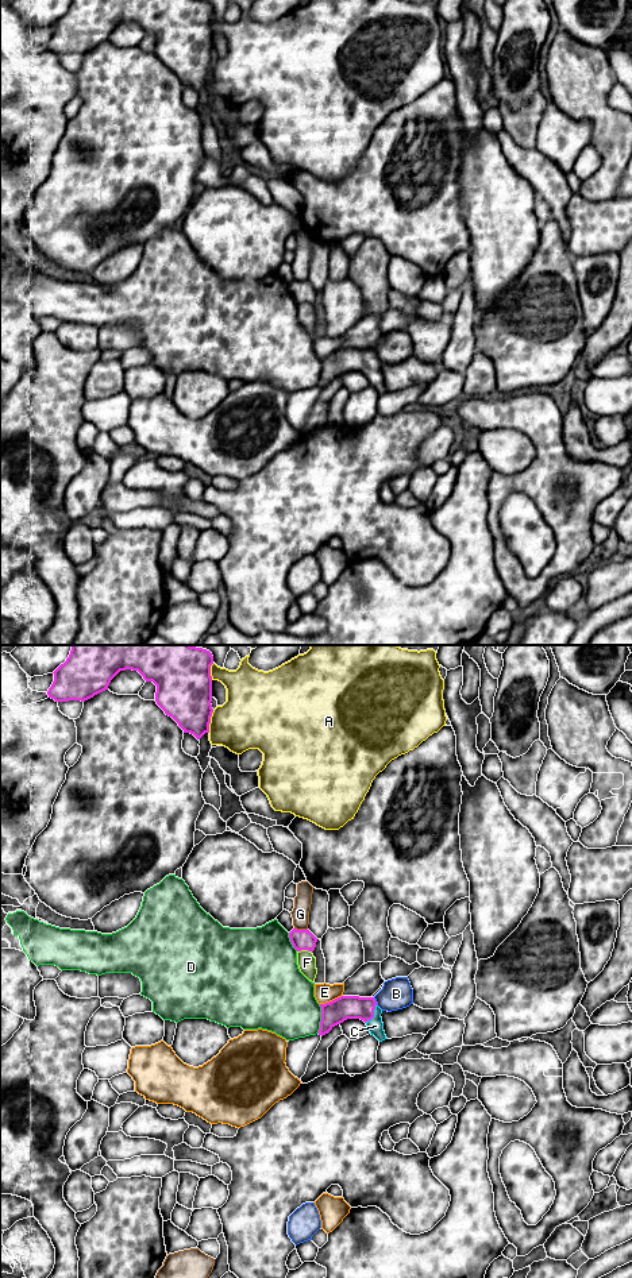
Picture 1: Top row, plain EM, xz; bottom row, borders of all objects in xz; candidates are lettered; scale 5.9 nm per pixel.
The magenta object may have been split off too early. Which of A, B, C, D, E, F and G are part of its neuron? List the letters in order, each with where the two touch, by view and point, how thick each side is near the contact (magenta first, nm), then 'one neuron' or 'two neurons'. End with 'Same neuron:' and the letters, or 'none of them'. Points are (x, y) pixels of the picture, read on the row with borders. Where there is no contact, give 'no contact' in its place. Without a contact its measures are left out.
A: meets magenta in xz at (209, 721); 340 nm thick on the magenta side, 360 nm on the other; two neurons
B: meets magenta in xz at (376, 1002); 140 nm thick on the magenta side, 190 nm on the other; two neurons
C: meets magenta in xz at (373, 1015); 140 nm thick on the magenta side, 90 nm on the other; one neuron
D: meets magenta in xz at (322, 1019); 140 nm thick on the magenta side, 380 nm on the other; two neurons
E: meets magenta in xz at (332, 1000); 140 nm thick on the magenta side, 110 nm on the other; two neurons
F: meets magenta in xz at (304, 949); 130 nm thick on the magenta side, 110 nm on the other; two neurons
G: meets magenta in xz at (301, 930); 130 nm thick on the magenta side, 110 nm on the other; two neurons
Same neuron: C

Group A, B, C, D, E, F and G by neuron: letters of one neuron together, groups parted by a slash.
A / B / C / D / E / F / G

